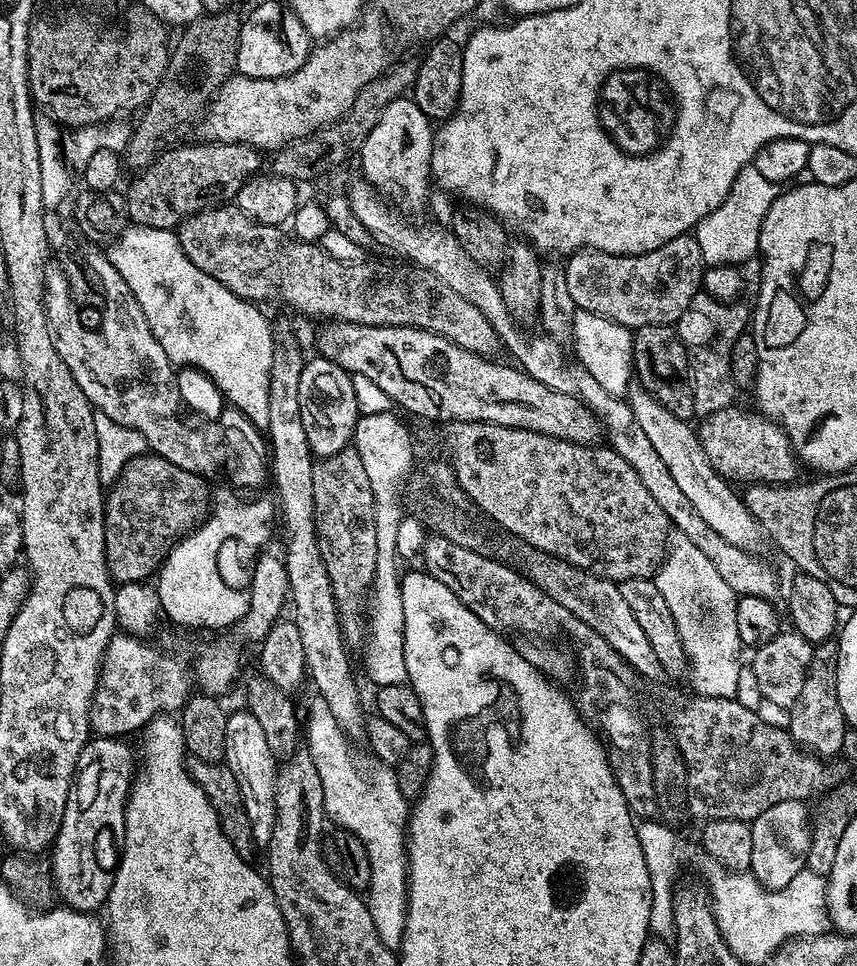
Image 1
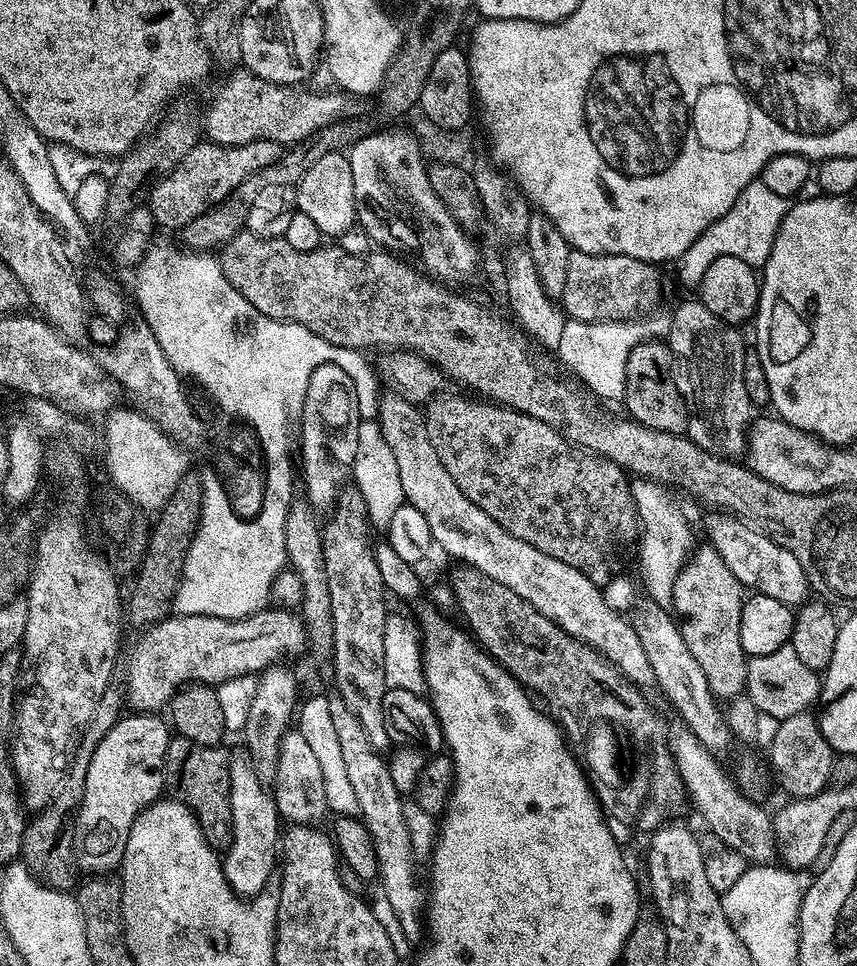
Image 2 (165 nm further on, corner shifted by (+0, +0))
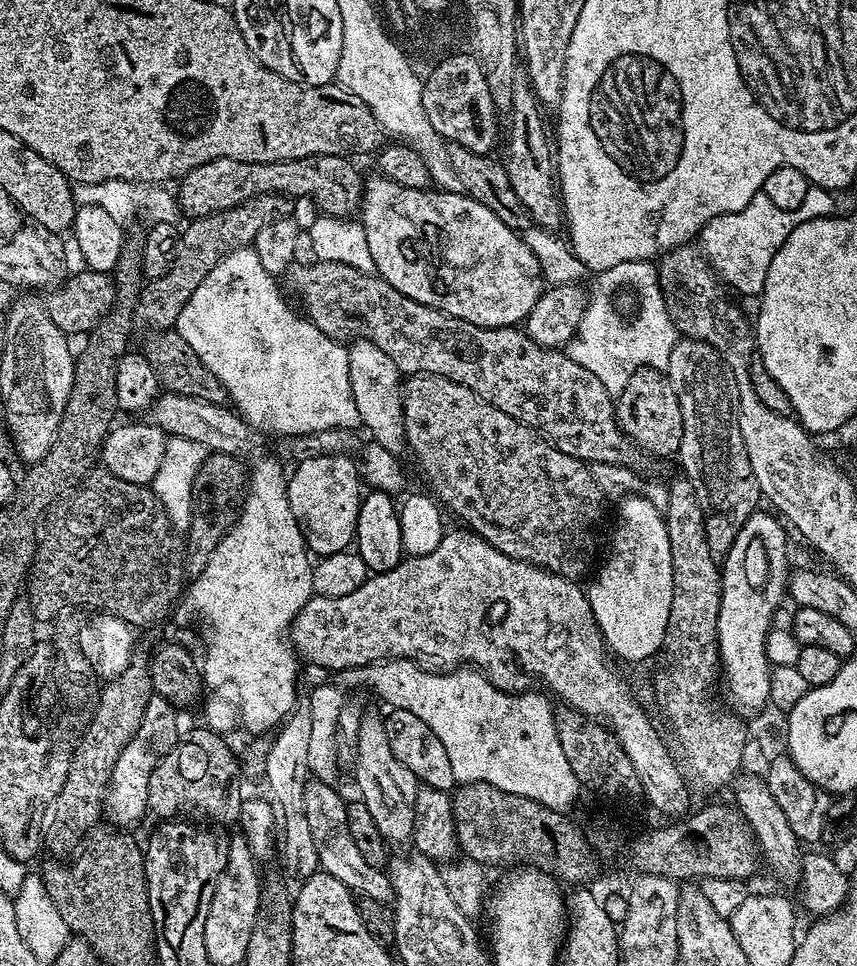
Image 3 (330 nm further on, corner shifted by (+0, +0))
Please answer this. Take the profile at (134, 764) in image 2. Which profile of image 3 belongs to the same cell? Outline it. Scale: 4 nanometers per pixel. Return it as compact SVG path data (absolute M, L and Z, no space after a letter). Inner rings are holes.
M153 694L146 706L146 714L142 718L142 726L126 742L126 750L118 754L118 762L114 762L112 780L108 784L108 795L104 798L103 815L108 816L113 825L132 826L143 818L144 812L149 811L148 791L150 790L150 774L154 774L161 767L166 754L176 747L181 739L182 731L176 725L178 710L166 698Z

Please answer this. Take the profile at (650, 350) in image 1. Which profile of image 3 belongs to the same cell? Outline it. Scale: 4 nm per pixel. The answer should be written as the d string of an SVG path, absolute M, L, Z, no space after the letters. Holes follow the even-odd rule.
M649 366L634 370L615 405L620 429L637 449L645 448L652 456L675 457L679 453L683 436L682 410L674 387L663 371Z

